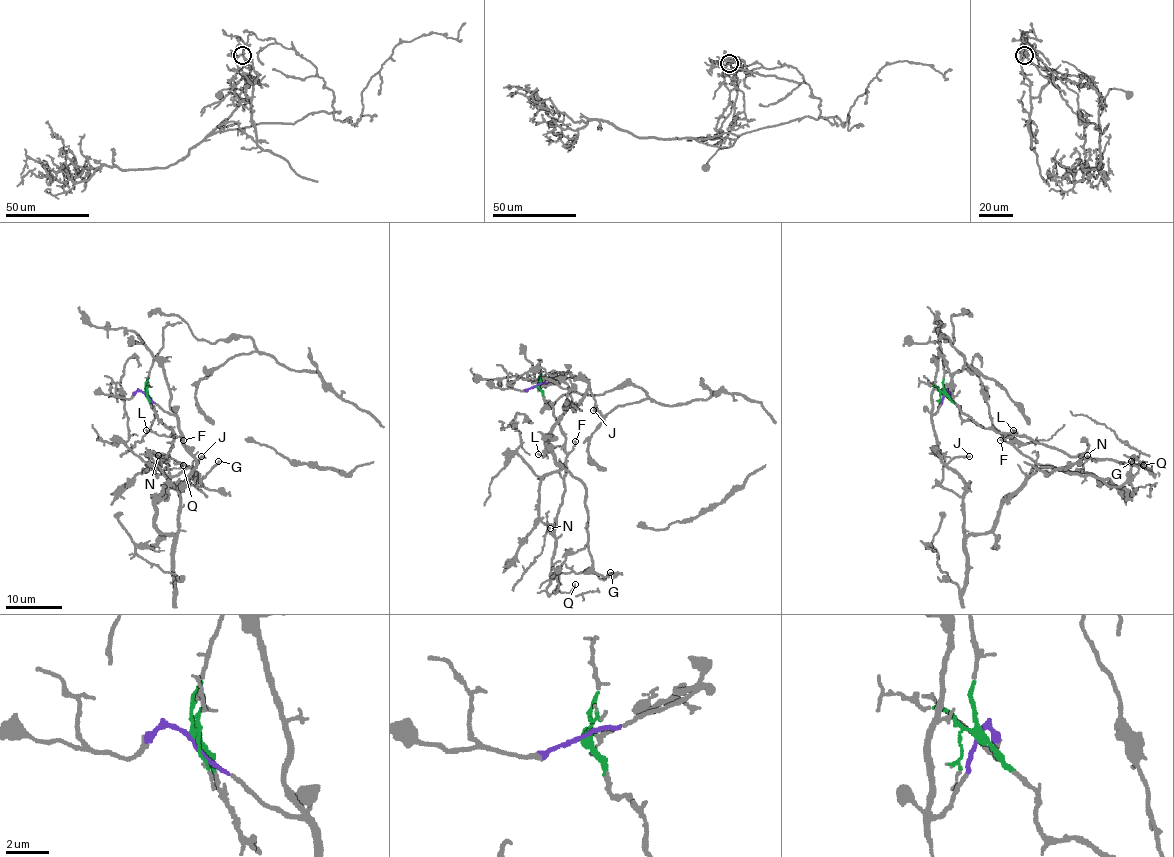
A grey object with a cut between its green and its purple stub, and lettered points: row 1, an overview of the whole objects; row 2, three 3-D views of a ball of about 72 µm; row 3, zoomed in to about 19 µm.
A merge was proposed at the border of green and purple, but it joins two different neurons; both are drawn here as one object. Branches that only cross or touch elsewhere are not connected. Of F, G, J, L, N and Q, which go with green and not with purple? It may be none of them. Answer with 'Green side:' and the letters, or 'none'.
Green side: F, L, N, Q

